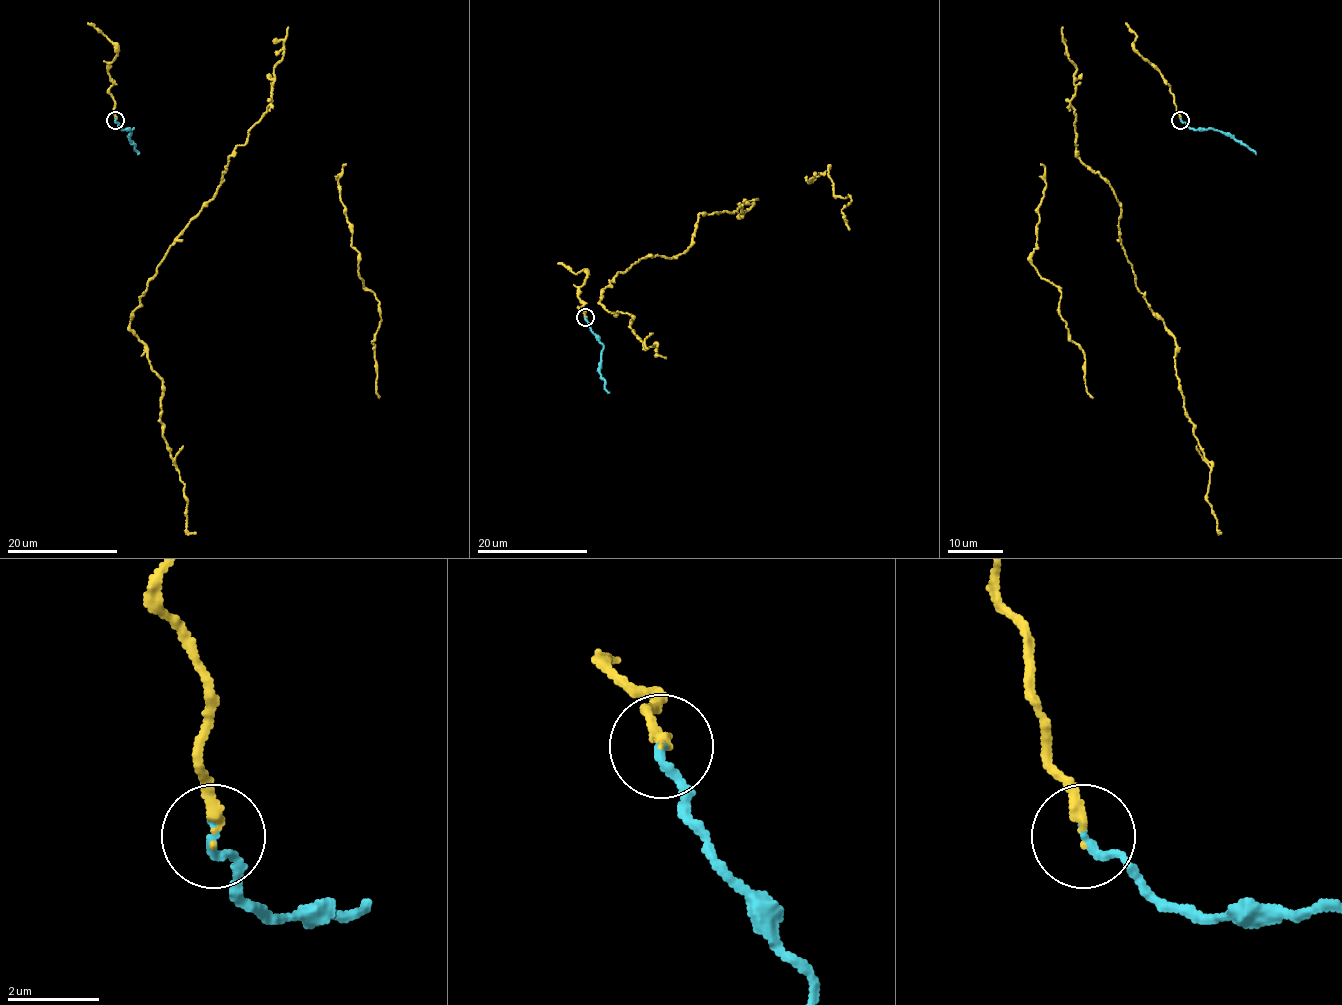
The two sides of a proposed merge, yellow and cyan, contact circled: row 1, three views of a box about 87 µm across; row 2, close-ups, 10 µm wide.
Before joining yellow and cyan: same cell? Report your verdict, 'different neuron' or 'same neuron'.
same neuron

